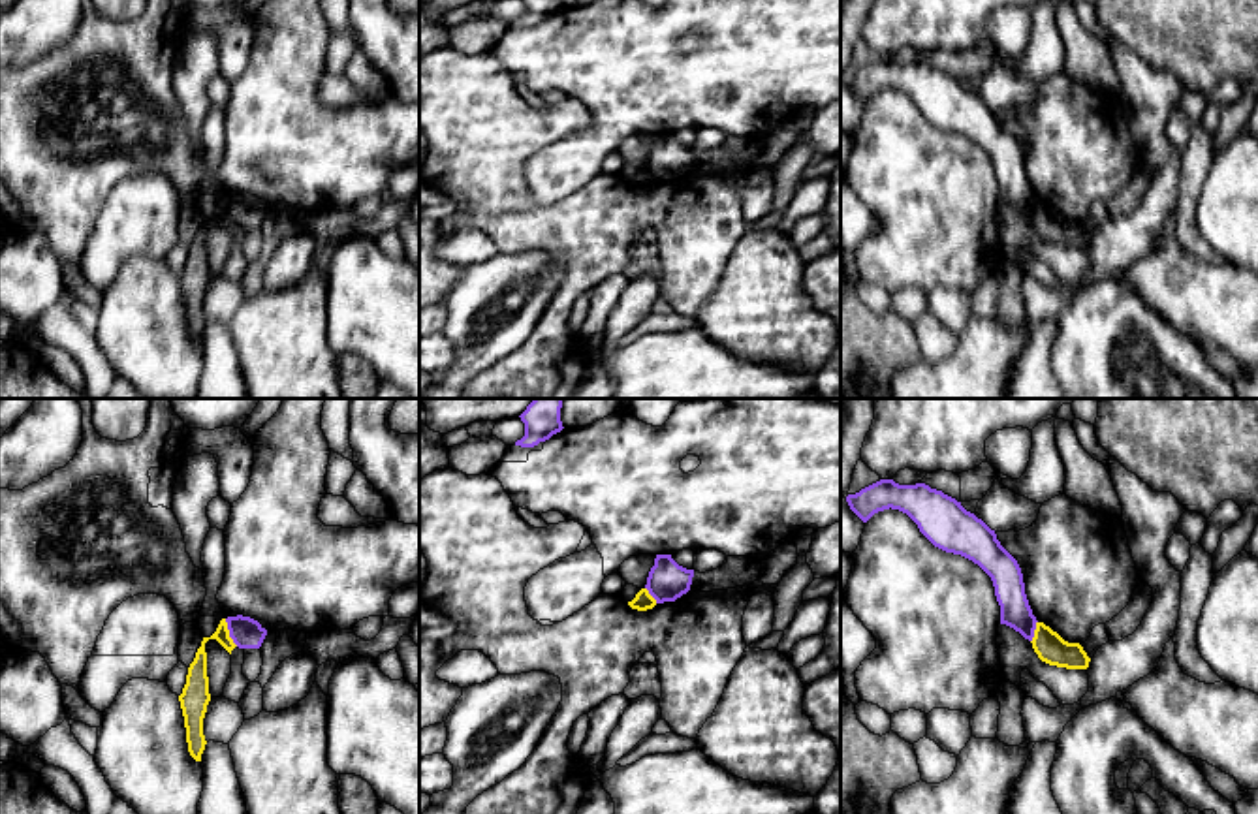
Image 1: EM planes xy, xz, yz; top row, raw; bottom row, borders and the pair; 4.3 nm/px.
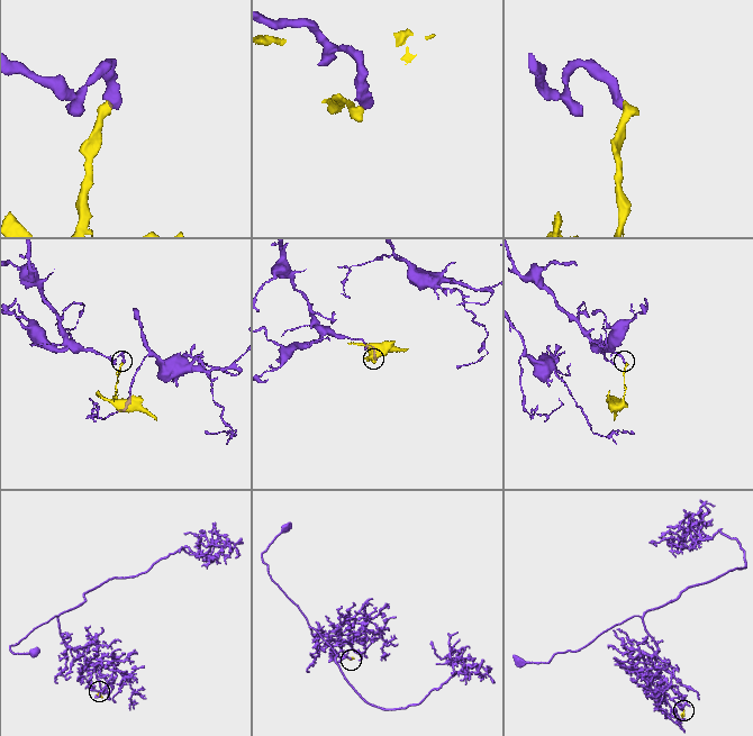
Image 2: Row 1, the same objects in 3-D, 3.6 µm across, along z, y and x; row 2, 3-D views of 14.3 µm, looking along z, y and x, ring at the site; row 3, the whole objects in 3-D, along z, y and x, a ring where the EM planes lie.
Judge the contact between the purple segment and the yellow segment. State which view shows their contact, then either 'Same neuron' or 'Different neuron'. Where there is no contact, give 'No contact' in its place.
Touches purple in xy. Different neuron

